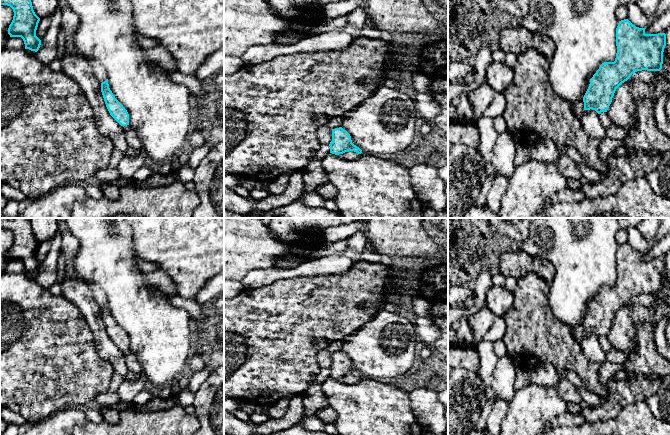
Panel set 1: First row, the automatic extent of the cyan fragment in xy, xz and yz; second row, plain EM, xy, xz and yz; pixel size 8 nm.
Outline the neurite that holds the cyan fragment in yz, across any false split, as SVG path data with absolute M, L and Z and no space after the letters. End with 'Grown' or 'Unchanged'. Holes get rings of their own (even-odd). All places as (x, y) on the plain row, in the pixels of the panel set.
M628 243L619 245L615 285L602 287L590 303L583 321L585 334L607 336L616 313L632 298L662 293L666 258L646 258L645 253L636 251Z. Unchanged

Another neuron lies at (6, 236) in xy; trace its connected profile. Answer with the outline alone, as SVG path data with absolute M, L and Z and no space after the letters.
M0 229L0 273L5 273L9 264L8 252L13 244L14 236L10 230Z

